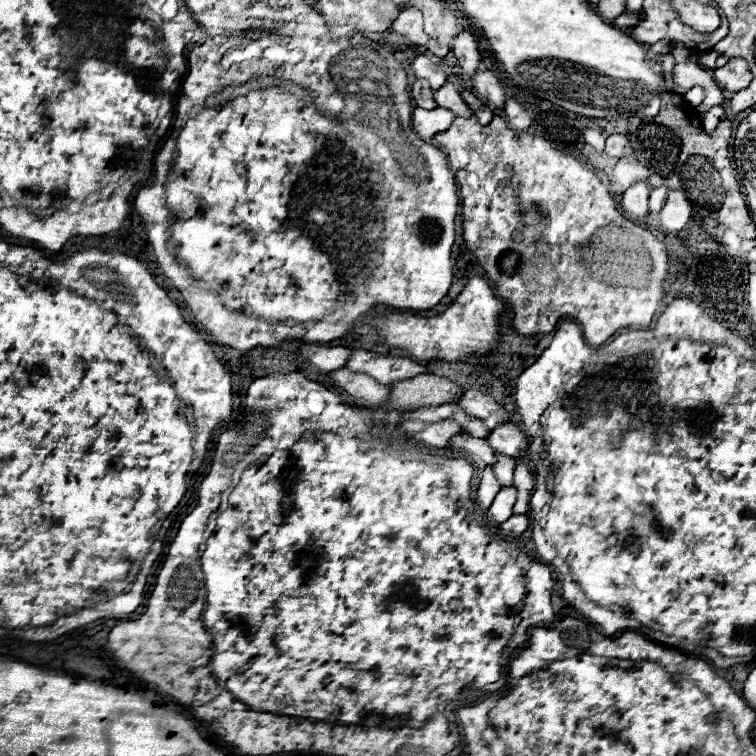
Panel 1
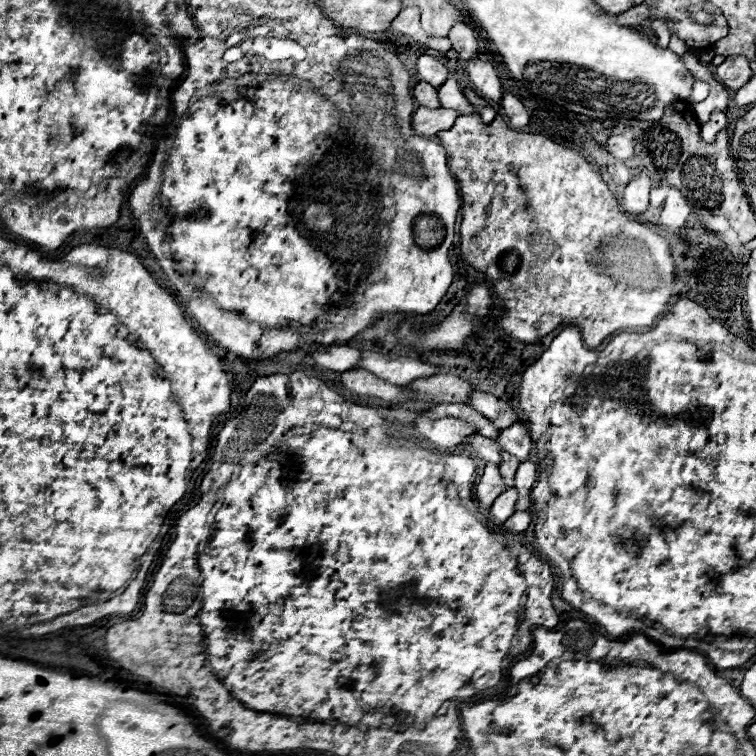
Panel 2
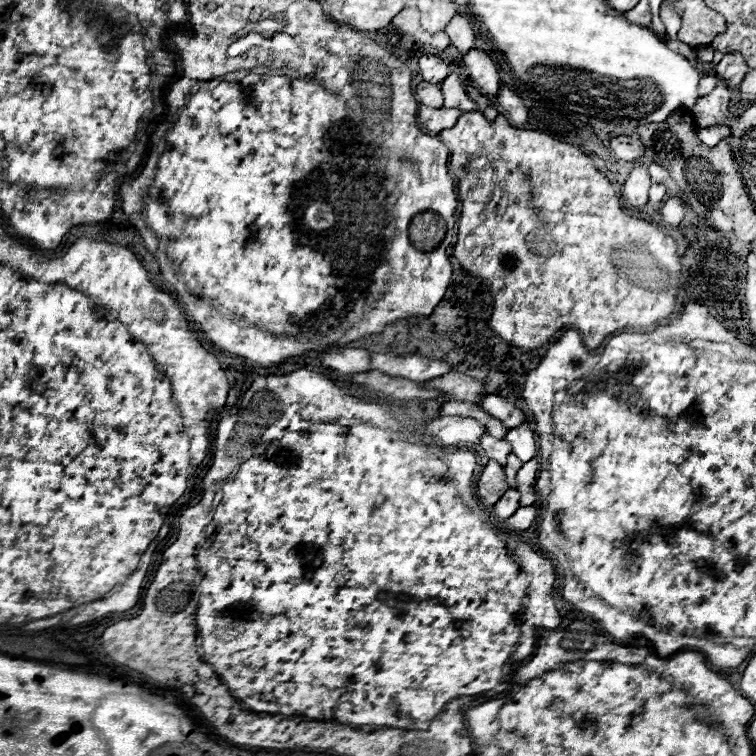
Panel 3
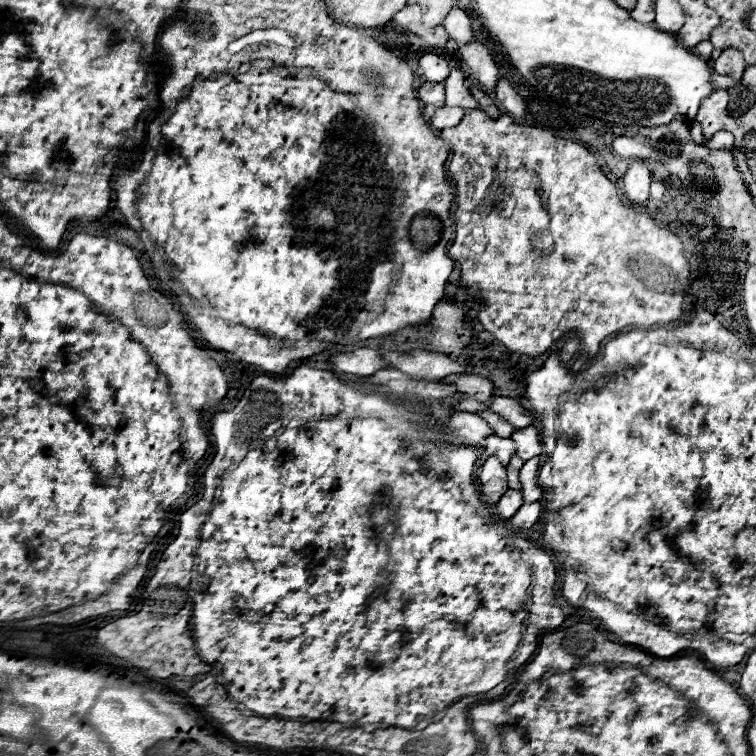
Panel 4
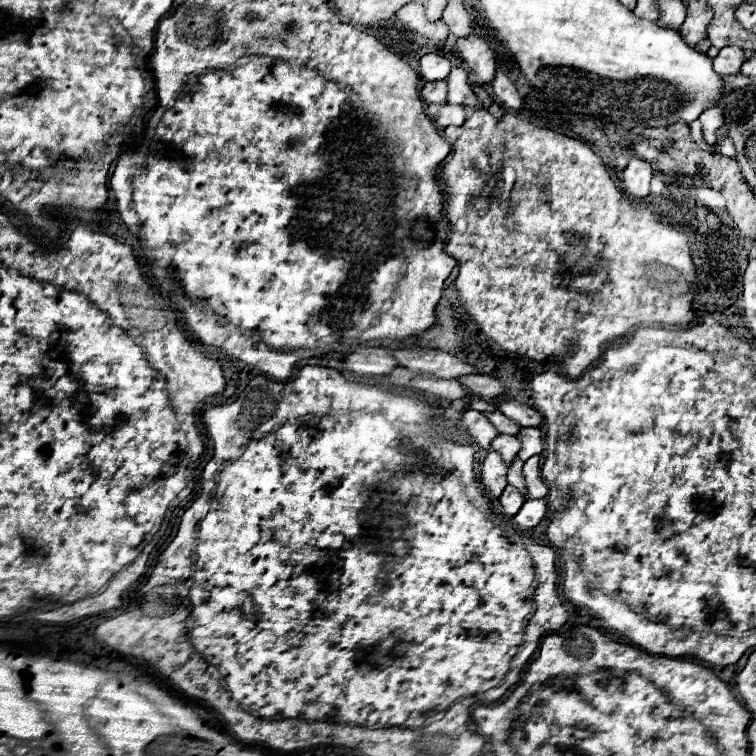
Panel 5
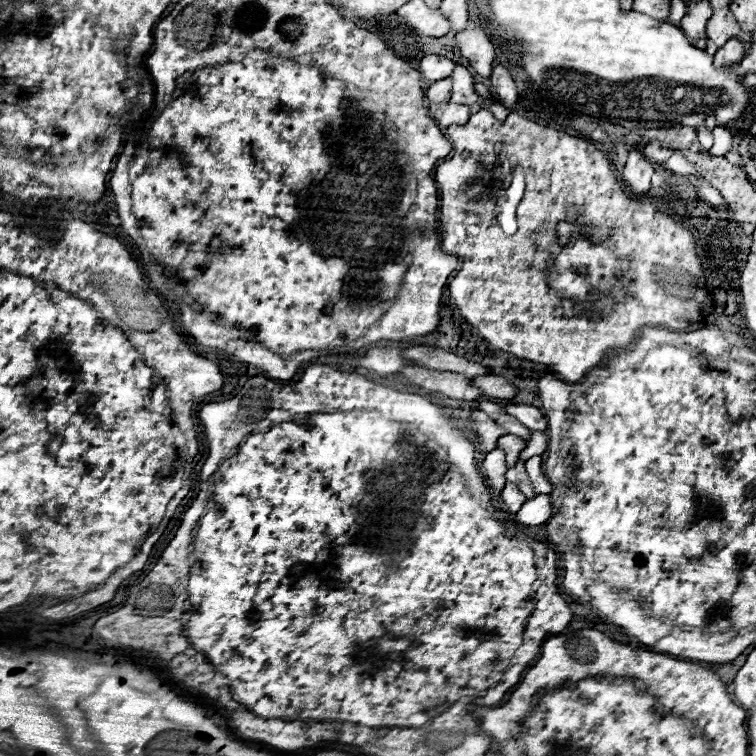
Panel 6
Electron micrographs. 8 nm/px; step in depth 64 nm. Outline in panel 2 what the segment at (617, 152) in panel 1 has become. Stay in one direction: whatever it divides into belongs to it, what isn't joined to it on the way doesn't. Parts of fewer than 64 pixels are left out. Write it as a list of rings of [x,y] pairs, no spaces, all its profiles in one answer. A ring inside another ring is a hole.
[[[622,134],[620,136],[610,136],[606,140],[606,150],[612,156],[620,158],[620,160],[628,160],[628,158],[634,156],[634,140],[630,140],[630,138],[622,136]]]

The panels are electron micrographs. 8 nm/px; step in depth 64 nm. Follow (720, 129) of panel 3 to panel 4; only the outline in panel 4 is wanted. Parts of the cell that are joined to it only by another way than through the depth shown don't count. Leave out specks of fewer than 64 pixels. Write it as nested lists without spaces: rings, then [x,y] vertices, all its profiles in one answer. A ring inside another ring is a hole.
[[[720,130],[720,132],[716,132],[712,138],[706,138],[704,140],[704,146],[708,146],[708,148],[726,148],[726,150],[730,150],[732,146],[734,146],[734,136],[730,134],[730,132],[726,132],[726,130]]]

